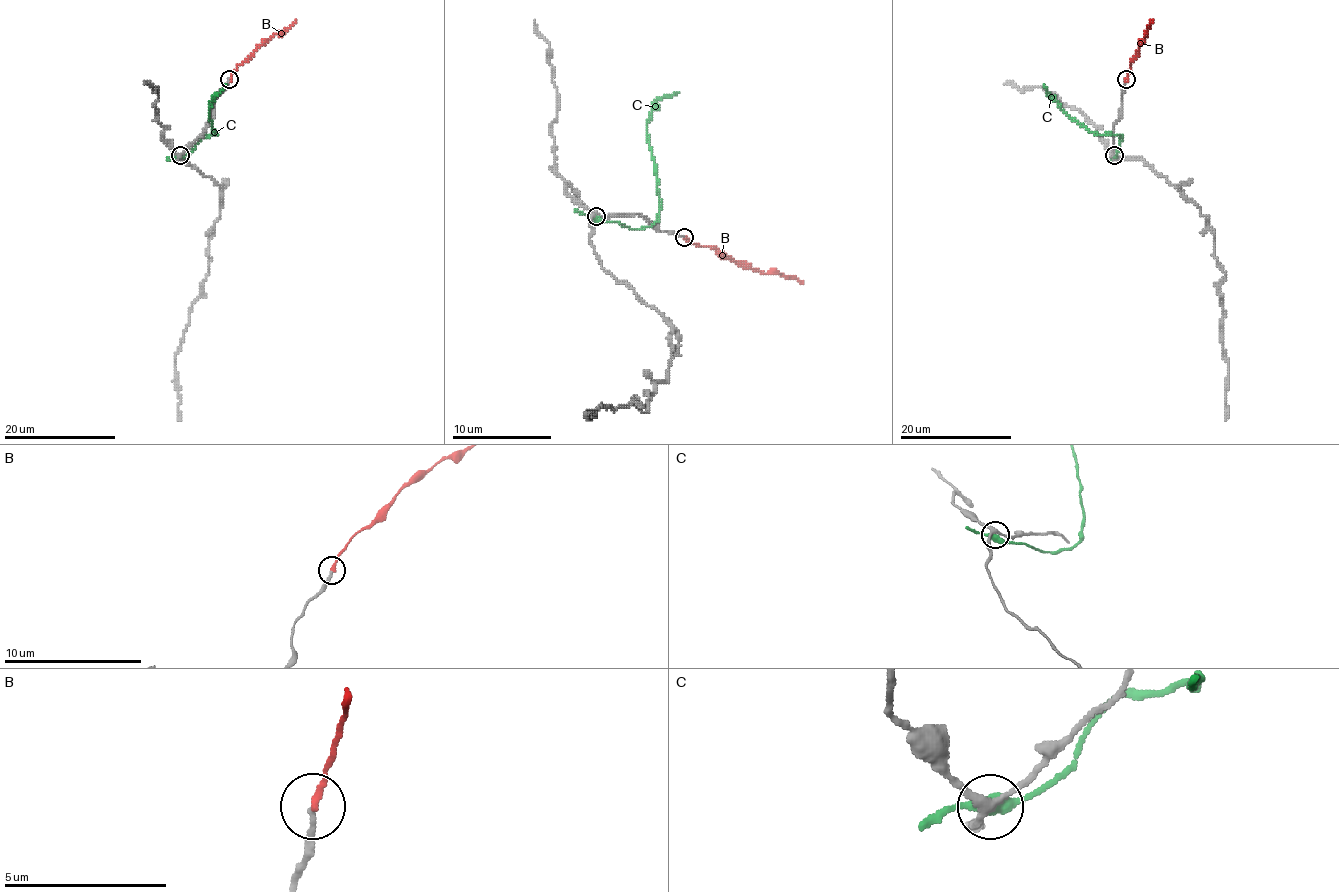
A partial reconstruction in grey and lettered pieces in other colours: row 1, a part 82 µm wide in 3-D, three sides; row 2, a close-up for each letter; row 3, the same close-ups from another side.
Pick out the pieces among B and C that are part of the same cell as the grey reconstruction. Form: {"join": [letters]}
{"join": ["B"]}

